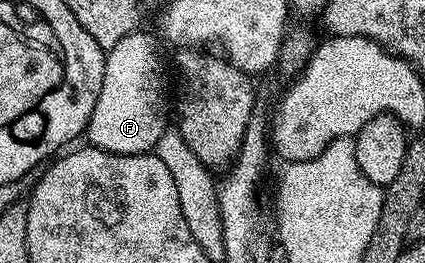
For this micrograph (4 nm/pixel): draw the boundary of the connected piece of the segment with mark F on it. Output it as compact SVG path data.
M138 31L107 50L103 87L99 87L99 99L95 99L87 130L92 148L119 155L152 153L165 134L171 121L171 101L165 98L165 61L154 37Z

